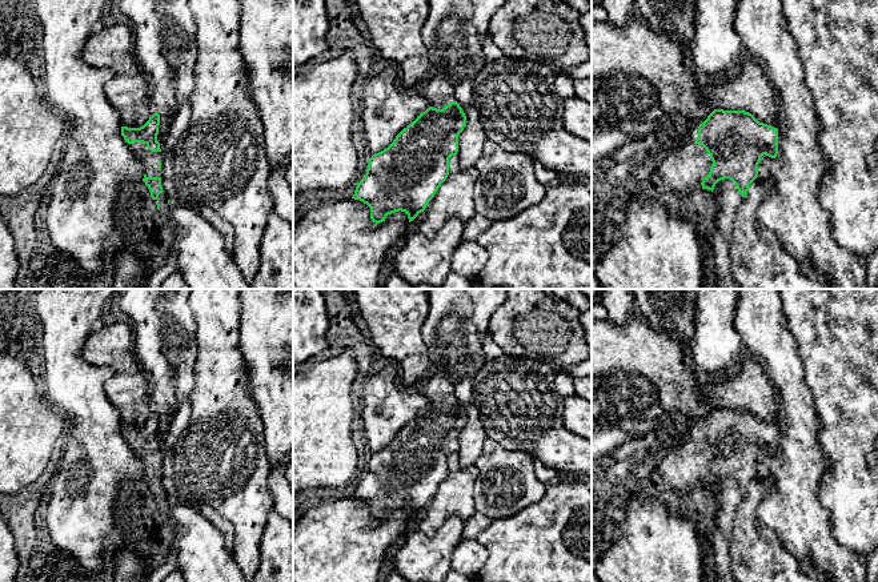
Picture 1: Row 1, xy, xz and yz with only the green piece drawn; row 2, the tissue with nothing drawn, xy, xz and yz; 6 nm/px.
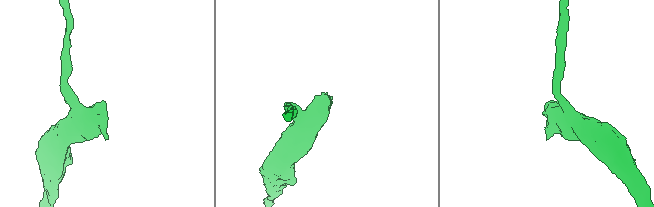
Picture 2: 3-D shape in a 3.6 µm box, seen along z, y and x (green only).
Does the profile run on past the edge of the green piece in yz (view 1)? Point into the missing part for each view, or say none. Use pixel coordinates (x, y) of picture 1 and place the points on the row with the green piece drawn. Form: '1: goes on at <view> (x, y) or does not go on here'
1: goes on at yz (681, 173)

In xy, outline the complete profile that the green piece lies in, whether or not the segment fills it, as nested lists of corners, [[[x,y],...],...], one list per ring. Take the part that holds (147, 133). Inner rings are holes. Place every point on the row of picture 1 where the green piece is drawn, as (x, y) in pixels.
[[[155,112],[140,128],[121,127],[121,136],[144,168],[143,181],[161,214],[171,216],[171,201],[161,186],[161,149],[157,141],[160,115]]]

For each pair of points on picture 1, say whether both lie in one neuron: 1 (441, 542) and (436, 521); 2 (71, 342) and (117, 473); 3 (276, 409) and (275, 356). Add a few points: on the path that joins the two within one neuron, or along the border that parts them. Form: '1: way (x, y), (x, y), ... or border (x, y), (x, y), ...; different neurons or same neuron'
1: border (464, 520), (449, 516), (432, 536), (419, 532); different neurons
2: way (71, 374), (71, 381), (95, 417), (96, 441); same neuron
3: way (276, 396), (276, 377), (269, 369); same neuron

